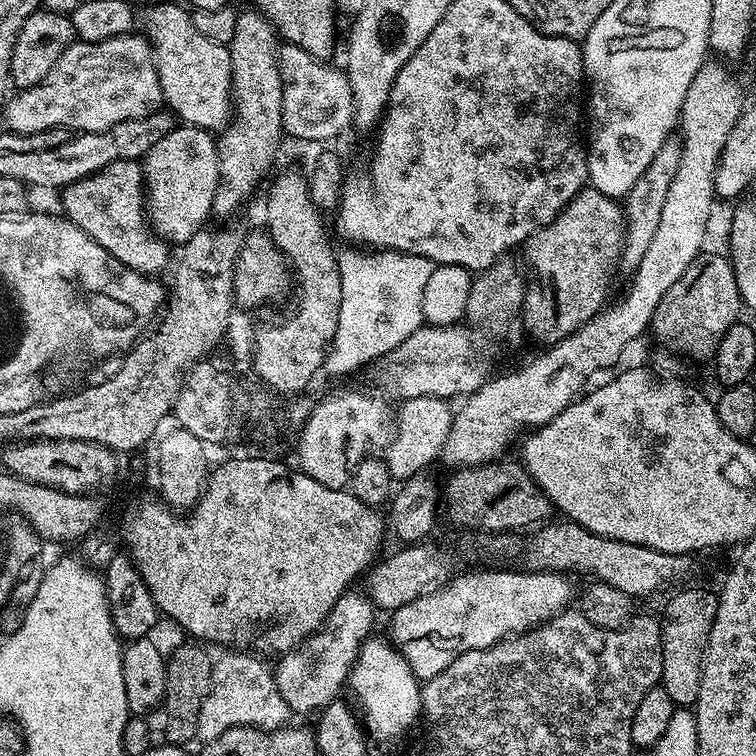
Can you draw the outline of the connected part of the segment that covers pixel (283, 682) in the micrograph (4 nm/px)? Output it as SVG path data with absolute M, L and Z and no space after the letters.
M356 591L342 593L338 602L334 602L332 612L320 630L308 637L300 647L292 652L283 653L275 661L276 686L293 713L315 713L337 699L341 695L340 687L345 687L348 675L352 672L352 664L356 661L361 645L373 635L374 605L363 591Z

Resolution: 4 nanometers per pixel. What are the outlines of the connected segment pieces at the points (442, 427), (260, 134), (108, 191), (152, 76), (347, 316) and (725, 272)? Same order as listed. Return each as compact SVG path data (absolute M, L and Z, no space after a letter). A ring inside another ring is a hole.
M439 396L410 398L399 405L394 412L394 427L391 429L392 441L382 453L382 459L388 464L389 474L397 481L403 482L425 471L424 467L432 459L439 457L446 438L450 434L453 409L448 409L449 401ZM396 424L396 429L395 428Z
M259 10L241 11L236 18L234 38L228 45L230 70L232 71L232 106L234 115L216 140L218 150L218 186L212 203L212 216L232 216L248 200L248 195L260 184L264 171L272 164L280 148L280 135L286 132L286 112L282 106L284 83L280 77L278 59L278 33L268 17Z
M114 161L100 172L64 188L62 199L63 215L130 270L141 276L156 278L164 267L169 267L169 245L152 231L146 219L144 169L137 161Z
M136 35L110 38L97 44L73 42L64 51L62 58L58 58L54 70L42 82L38 82L38 86L19 89L15 93L17 96L12 94L7 97L8 105L4 108L3 127L9 132L18 134L34 134L38 130L51 128L66 128L76 134L102 132L110 126L117 125L118 122L148 117L152 112L161 111L164 95L152 45L149 44L147 35Z
M344 250L337 255L341 274L341 306L337 332L324 354L323 371L348 376L371 365L394 346L402 346L424 324L422 290L434 267L418 254L387 250Z
M701 251L694 262L686 266L686 274L666 290L650 325L651 335L656 335L658 343L692 360L711 361L718 350L718 342L722 342L722 334L741 319L742 301L732 261L723 251L708 251Z

